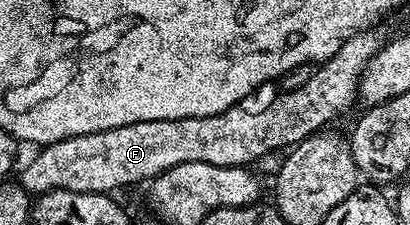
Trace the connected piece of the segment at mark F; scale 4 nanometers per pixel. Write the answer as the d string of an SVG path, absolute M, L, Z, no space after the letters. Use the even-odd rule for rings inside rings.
M378 29L361 31L336 49L331 59L317 68L318 71L303 87L294 87L283 95L278 95L263 111L249 111L246 105L229 107L224 113L212 117L188 117L187 119L165 119L164 121L140 121L136 125L124 125L120 129L108 129L100 133L88 133L68 137L64 141L45 144L32 161L21 171L18 182L31 195L48 191L75 191L76 193L114 193L117 187L126 187L129 183L153 181L157 175L172 169L181 163L207 163L221 167L244 167L254 165L257 159L265 157L269 151L281 152L295 143L304 141L309 135L329 128L337 115L342 114L358 99L360 77L384 45L384 38Z

